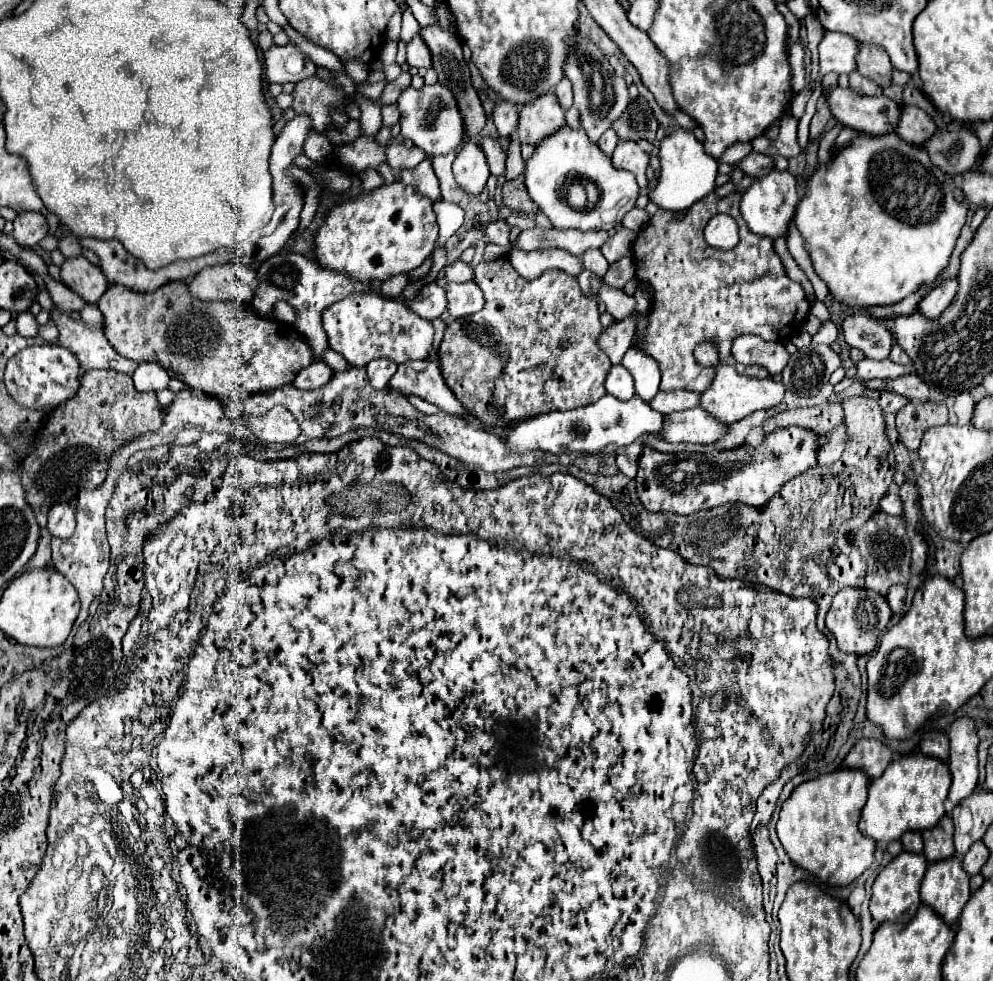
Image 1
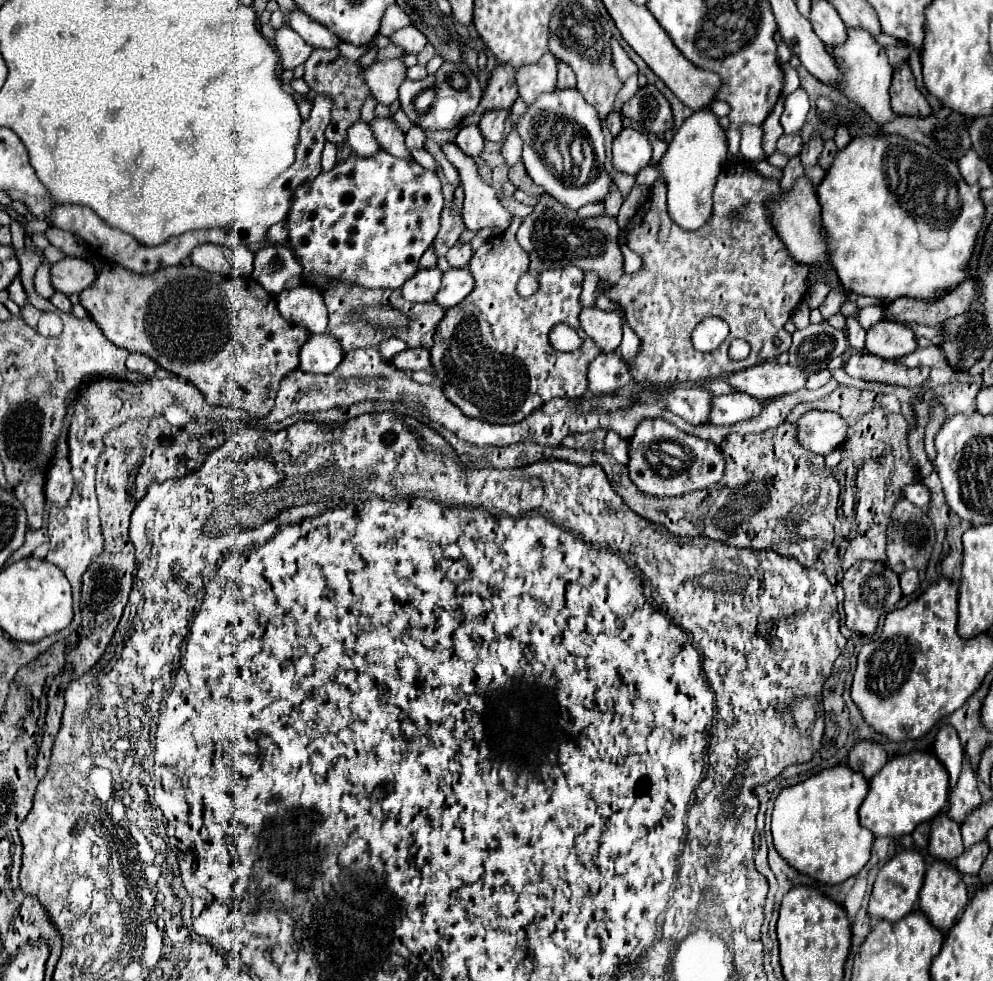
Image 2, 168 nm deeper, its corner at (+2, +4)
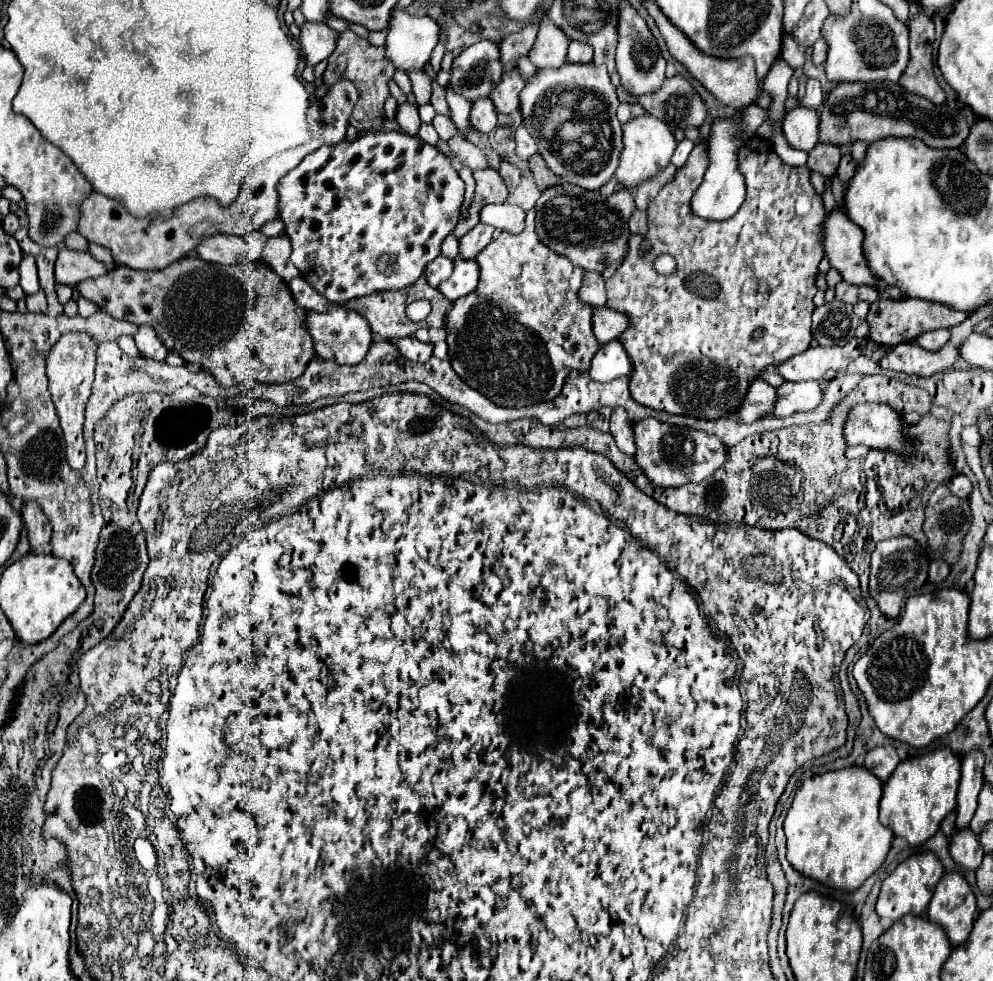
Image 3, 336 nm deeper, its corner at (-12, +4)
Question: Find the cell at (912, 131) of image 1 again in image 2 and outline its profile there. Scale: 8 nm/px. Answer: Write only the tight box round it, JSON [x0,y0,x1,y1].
[890,62,932,118]

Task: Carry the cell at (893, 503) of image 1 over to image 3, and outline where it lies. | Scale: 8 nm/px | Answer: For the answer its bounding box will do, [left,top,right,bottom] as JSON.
[948,476,974,496]

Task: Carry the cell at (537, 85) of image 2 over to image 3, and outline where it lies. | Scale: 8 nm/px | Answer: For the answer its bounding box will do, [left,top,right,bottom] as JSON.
[530,18,568,68]

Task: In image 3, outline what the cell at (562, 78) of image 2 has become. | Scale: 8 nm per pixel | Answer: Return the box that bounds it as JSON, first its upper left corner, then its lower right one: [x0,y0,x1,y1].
[568,40,594,64]

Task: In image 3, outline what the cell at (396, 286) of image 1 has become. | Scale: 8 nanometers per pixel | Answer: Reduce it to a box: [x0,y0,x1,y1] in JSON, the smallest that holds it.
[459,166,475,216]

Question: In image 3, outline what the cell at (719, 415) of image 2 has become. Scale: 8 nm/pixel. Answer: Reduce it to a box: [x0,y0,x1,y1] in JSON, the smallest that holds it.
[772,380,822,418]

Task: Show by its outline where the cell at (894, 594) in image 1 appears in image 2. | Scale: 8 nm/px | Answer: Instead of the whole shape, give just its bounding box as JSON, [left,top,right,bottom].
[900,572,918,596]

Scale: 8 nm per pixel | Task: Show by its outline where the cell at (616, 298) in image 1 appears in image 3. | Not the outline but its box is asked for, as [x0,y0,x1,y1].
[536,184,634,272]

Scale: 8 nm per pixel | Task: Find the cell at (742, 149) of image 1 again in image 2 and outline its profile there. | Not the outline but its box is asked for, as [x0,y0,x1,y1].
[762,96,785,158]

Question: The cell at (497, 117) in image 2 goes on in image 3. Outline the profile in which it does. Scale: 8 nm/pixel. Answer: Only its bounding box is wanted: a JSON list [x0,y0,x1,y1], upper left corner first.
[490,68,524,112]

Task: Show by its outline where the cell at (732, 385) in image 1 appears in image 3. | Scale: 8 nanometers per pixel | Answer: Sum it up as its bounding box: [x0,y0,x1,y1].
[780,338,866,382]

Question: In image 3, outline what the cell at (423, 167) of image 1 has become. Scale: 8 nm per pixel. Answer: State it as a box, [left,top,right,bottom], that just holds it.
[396,102,422,134]

